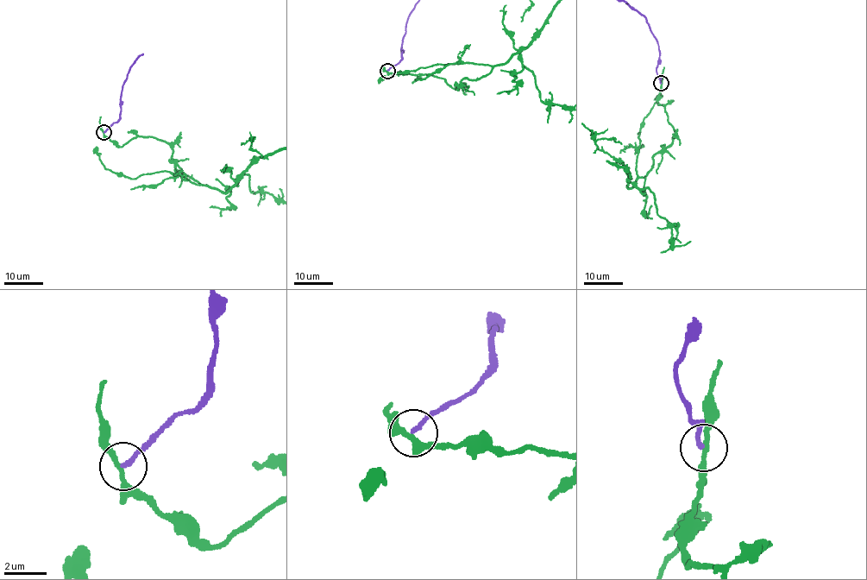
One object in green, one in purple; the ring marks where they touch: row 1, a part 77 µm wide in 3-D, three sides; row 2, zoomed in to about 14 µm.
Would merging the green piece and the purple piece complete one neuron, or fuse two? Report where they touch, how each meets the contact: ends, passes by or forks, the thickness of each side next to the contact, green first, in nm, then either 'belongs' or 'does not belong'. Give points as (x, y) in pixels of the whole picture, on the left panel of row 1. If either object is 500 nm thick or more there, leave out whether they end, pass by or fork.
(103, 132) | green passes by | purple ends | 240/180 nm | does not belong

